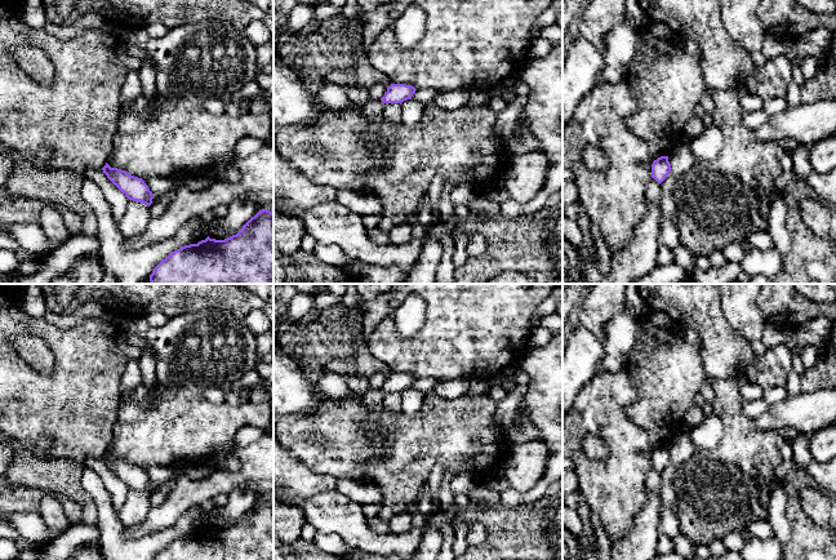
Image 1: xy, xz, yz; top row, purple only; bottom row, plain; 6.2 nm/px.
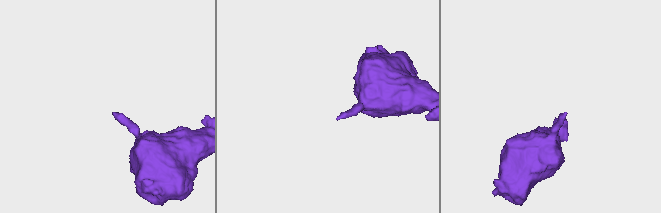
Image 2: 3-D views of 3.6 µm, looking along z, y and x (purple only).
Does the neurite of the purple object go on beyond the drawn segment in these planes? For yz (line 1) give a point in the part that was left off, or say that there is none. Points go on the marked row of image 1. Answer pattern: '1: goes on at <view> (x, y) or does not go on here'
1: does not go on here

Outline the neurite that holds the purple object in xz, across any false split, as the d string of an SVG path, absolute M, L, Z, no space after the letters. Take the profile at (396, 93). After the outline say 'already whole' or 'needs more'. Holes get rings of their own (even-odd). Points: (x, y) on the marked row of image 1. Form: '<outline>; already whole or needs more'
M391 84L381 101L383 103L401 103L406 99L412 99L415 90L417 89L412 85Z; already whole

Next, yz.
M661 156L652 164L652 178L662 183L671 172L668 156Z; already whole

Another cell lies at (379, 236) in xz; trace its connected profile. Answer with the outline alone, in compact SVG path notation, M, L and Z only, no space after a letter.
M378 226L374 228L366 230L366 234L375 244L384 245L390 243L387 231L379 228Z

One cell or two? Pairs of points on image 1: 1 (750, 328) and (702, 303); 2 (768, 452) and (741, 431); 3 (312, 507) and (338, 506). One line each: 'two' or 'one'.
1: two
2: one
3: one

